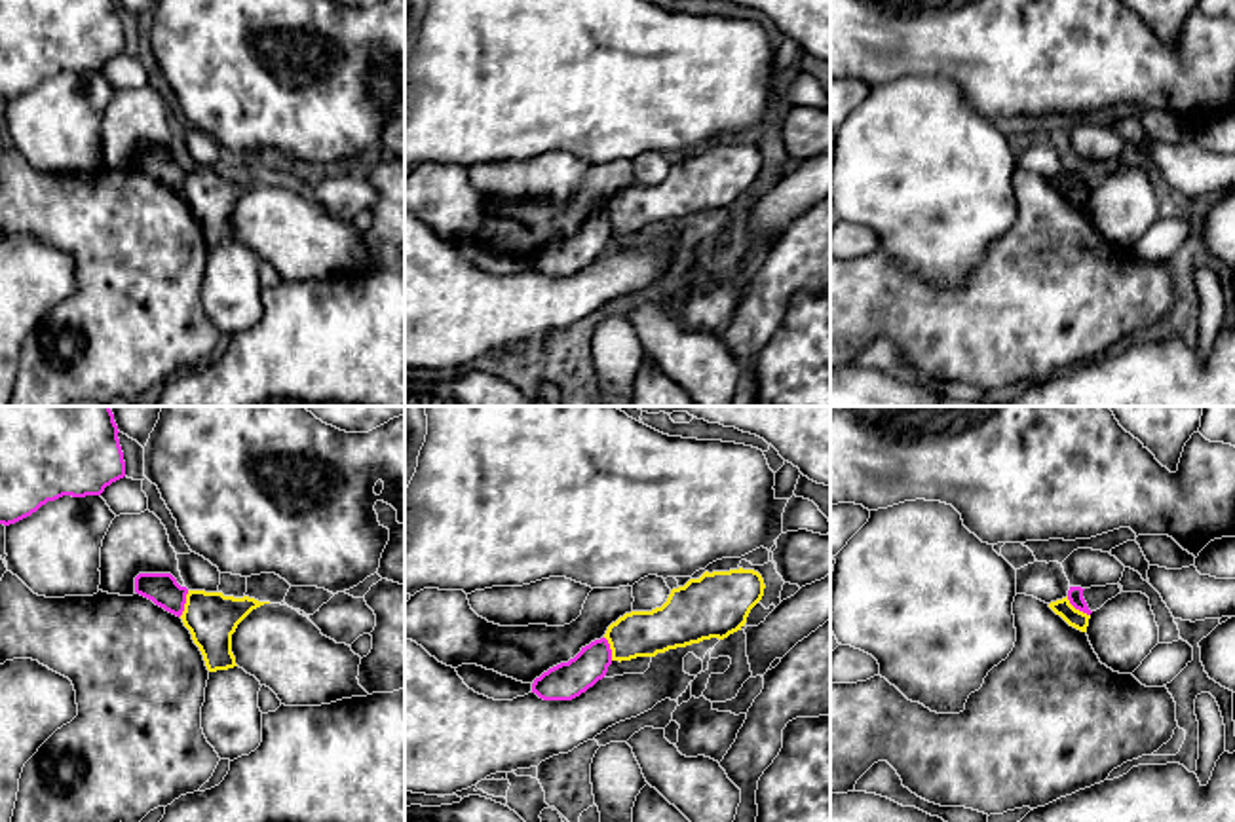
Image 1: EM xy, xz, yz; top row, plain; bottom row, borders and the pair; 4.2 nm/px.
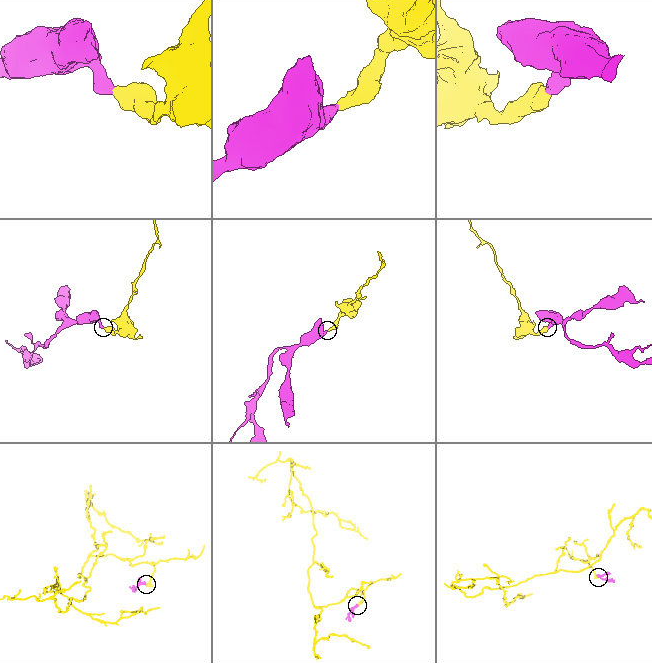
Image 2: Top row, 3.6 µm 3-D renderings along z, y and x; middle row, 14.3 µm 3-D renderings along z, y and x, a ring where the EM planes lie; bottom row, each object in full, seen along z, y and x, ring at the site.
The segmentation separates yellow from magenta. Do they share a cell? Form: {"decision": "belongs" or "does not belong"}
{"decision": "does not belong"}

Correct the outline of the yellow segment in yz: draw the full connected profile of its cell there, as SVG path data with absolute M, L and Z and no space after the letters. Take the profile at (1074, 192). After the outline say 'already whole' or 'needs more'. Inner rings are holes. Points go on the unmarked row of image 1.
M1068 171L1062 173L1062 175L1056 175L1056 177L1051 177L1049 182L1060 190L1070 201L1081 205L1081 207L1087 207L1087 201L1089 201L1089 194L1091 190L1075 184Z | already whole

